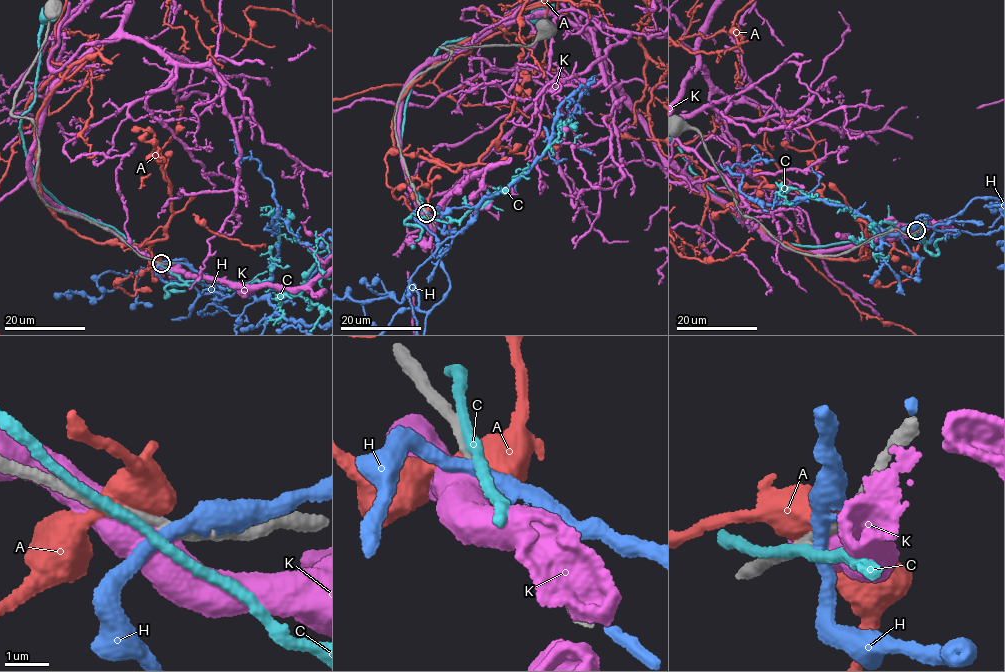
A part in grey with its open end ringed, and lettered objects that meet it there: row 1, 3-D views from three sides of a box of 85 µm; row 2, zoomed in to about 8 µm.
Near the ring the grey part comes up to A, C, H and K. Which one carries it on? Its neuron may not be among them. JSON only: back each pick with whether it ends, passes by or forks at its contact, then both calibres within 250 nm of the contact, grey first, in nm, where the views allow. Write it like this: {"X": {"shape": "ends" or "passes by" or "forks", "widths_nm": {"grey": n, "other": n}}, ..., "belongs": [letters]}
{"H": {"shape": "passes by", "widths_nm": {"grey": 240, "other": 320}}, "belongs": ["H"]}

